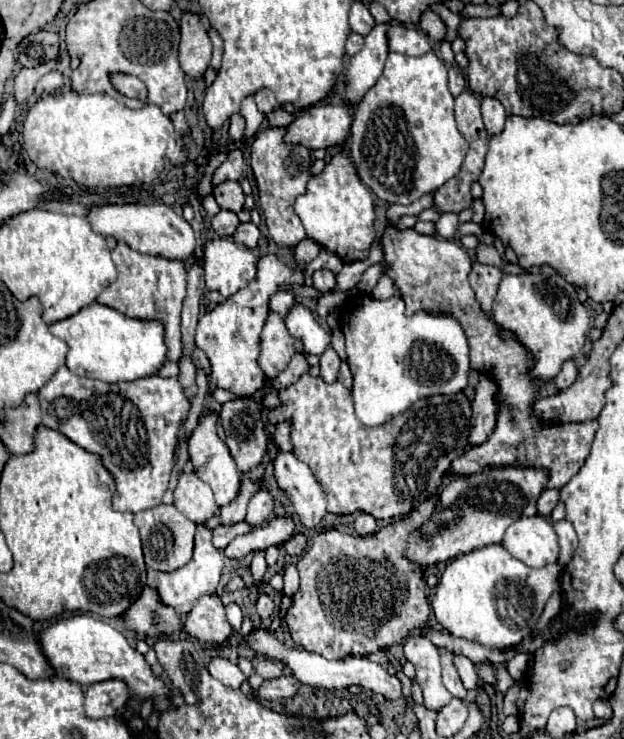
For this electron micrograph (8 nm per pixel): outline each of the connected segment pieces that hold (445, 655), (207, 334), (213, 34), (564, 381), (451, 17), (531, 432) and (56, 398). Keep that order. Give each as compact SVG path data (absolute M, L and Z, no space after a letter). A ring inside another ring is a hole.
M440 650L440 656L442 656L442 680L444 680L444 686L448 688L448 692L454 696L454 698L460 698L464 700L466 698L466 688L452 664L452 652L448 650Z
M266 254L258 258L258 274L248 288L236 292L236 296L226 298L226 302L218 304L212 312L206 312L198 320L196 328L196 346L204 350L210 360L210 384L224 388L236 396L252 396L256 390L264 386L264 372L258 366L258 336L262 332L264 320L270 314L268 300L272 294L280 290L282 284L302 284L304 274L302 270L290 272L290 268L276 256Z
M210 30L210 40L214 44L214 54L212 54L212 64L210 66L214 70L218 70L220 68L220 58L222 58L222 40L220 40L220 36L218 36L216 30Z
M568 360L568 362L562 366L560 374L558 374L554 380L556 380L556 386L558 386L560 390L566 390L566 388L576 380L576 376L578 376L578 368L576 368L574 360Z
M432 4L432 10L436 12L436 14L440 14L442 16L442 20L444 20L444 24L448 26L448 34L446 34L446 38L444 40L448 40L448 42L452 42L454 38L456 38L456 28L458 28L458 24L460 24L460 20L462 20L462 16L458 16L456 12L450 12L444 4Z
M386 228L382 234L382 244L384 244L384 262L390 266L388 276L394 280L396 288L400 290L402 298L406 298L406 314L412 316L414 312L428 312L428 314L450 314L454 316L460 324L462 330L466 334L468 346L470 346L470 366L472 370L490 376L496 386L496 406L498 406L498 418L496 418L496 428L492 432L492 436L478 448L468 448L468 452L464 452L464 456L460 456L460 460L452 462L450 472L460 474L460 476L468 476L472 472L480 472L482 468L488 466L512 466L512 468L544 468L548 470L548 482L546 482L546 490L550 488L562 488L564 484L570 482L572 476L578 474L578 470L584 466L584 460L590 454L590 444L594 440L598 422L544 422L540 416L534 414L534 402L538 396L538 388L534 378L530 376L530 370L534 368L536 360L530 354L530 350L508 330L500 328L480 306L480 302L476 300L474 290L470 288L468 282L468 274L470 274L470 256L468 252L452 240L440 240L436 236L422 236L416 234L414 230L396 230L396 228Z
M66 366L58 368L56 374L40 388L38 392L42 406L42 424L54 428L68 436L74 444L96 452L102 456L104 466L116 478L116 496L114 508L122 512L142 512L154 508L162 502L164 492L168 490L170 472L174 468L174 446L178 426L186 420L190 410L190 400L184 396L178 378L158 378L148 376L134 382L114 382L106 384L92 378L80 378L72 374Z

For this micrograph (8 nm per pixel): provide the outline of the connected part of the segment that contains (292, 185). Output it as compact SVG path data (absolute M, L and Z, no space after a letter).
M268 128L256 134L252 142L252 170L258 186L260 208L272 240L278 246L294 248L300 240L306 238L300 218L294 214L294 200L306 192L310 180L310 150L304 146L288 146L282 142L284 128Z

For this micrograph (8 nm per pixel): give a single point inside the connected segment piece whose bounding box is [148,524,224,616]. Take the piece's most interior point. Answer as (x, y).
(180, 589)

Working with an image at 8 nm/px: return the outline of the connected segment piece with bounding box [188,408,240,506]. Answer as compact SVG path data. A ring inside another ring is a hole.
M204 408L198 418L196 428L188 436L188 454L190 454L190 462L194 464L194 472L198 474L198 478L210 484L216 504L226 506L236 498L236 492L240 490L240 470L236 468L236 462L232 460L226 444L218 438L216 426L218 426L218 414L210 408Z

